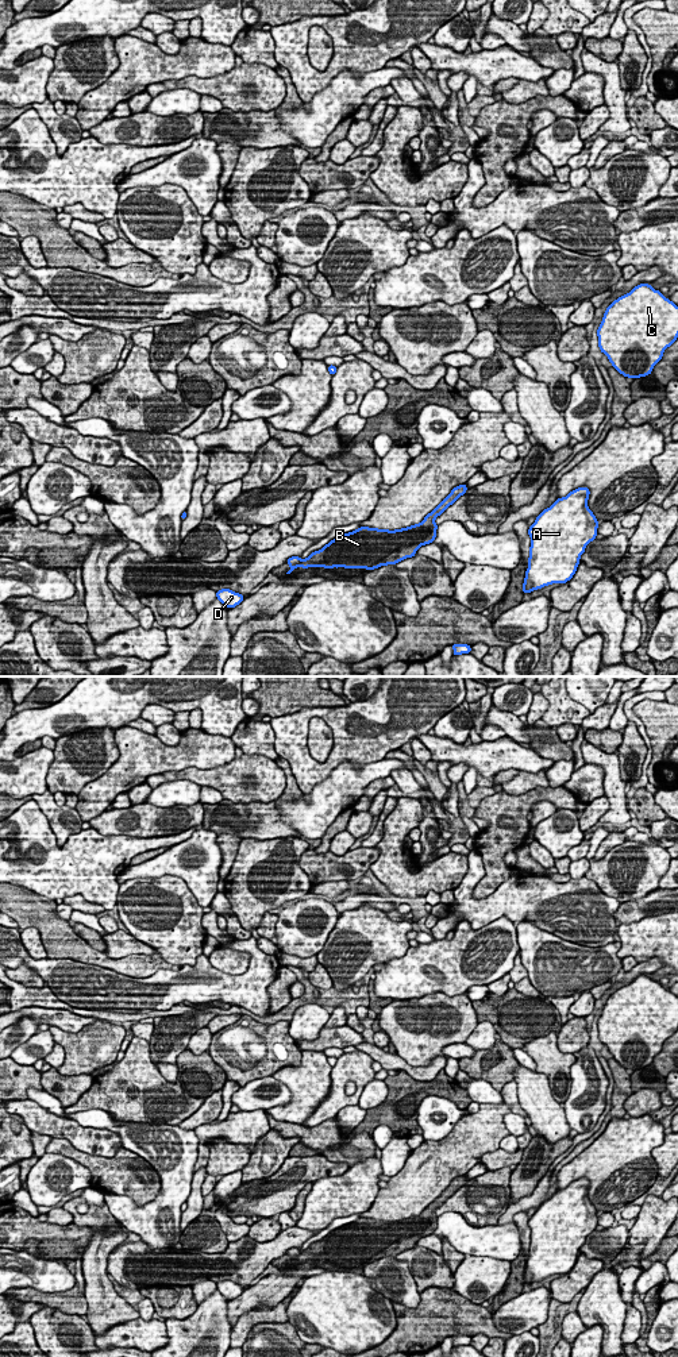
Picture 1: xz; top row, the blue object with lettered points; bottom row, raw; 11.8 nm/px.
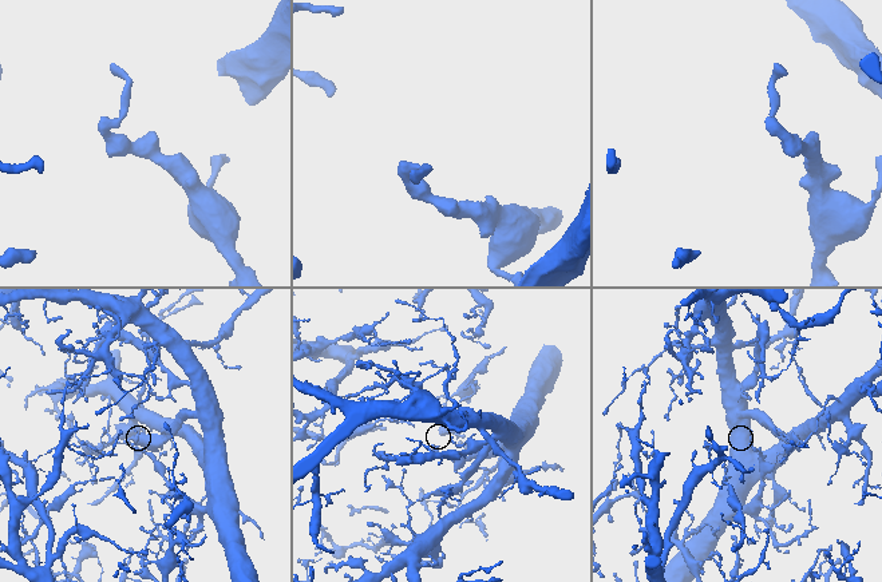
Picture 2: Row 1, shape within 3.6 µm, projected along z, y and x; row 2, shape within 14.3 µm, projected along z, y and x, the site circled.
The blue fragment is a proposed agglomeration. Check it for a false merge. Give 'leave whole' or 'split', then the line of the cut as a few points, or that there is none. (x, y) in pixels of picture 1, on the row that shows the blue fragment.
split; cut xz (301, 559), (297, 565)

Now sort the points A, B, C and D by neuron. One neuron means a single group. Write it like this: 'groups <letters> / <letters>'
groups A C D / B

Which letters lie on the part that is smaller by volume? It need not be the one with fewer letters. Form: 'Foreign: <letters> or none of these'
Foreign: B

